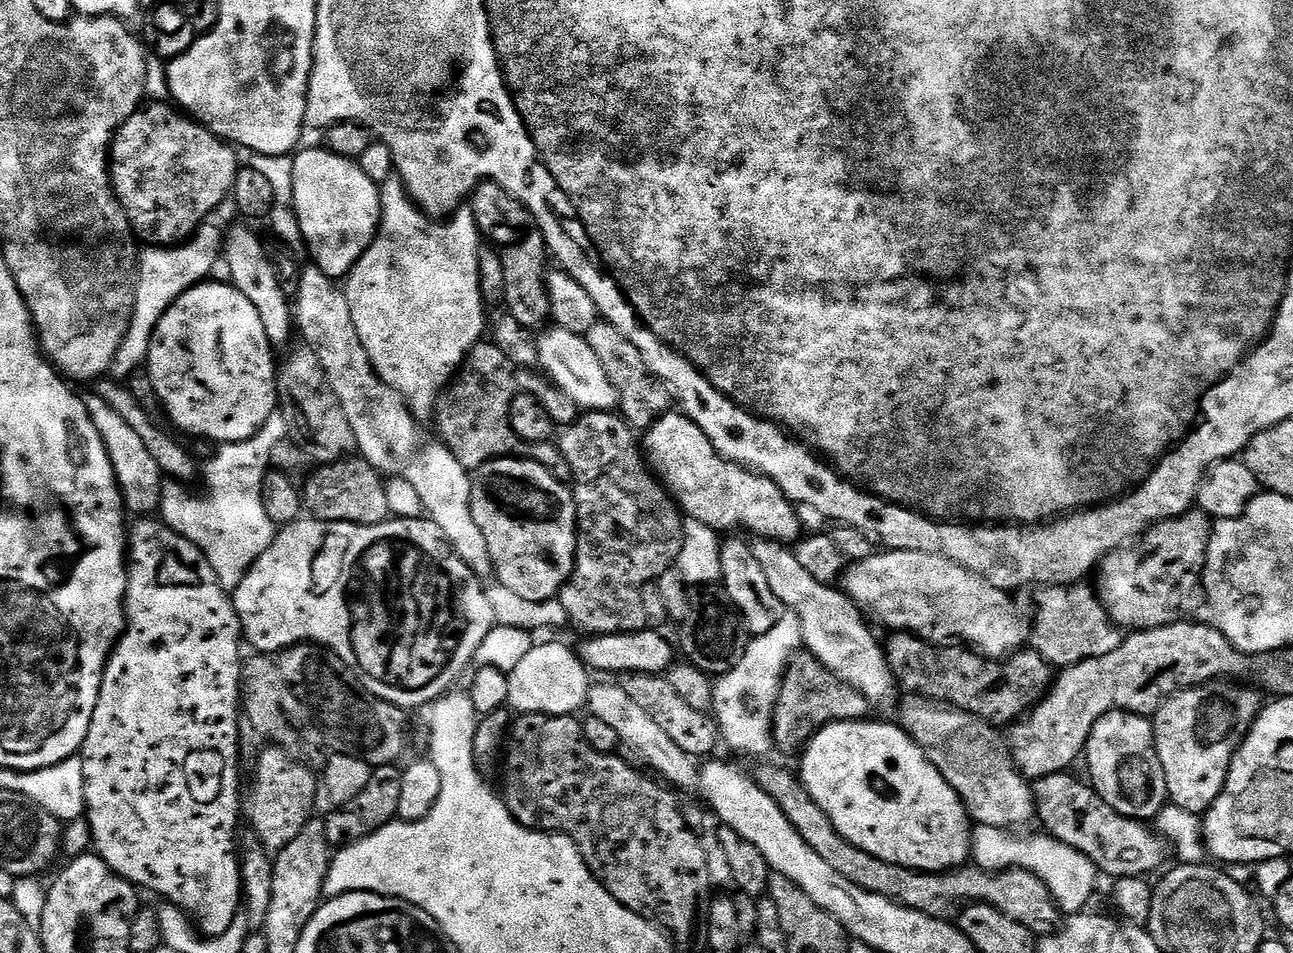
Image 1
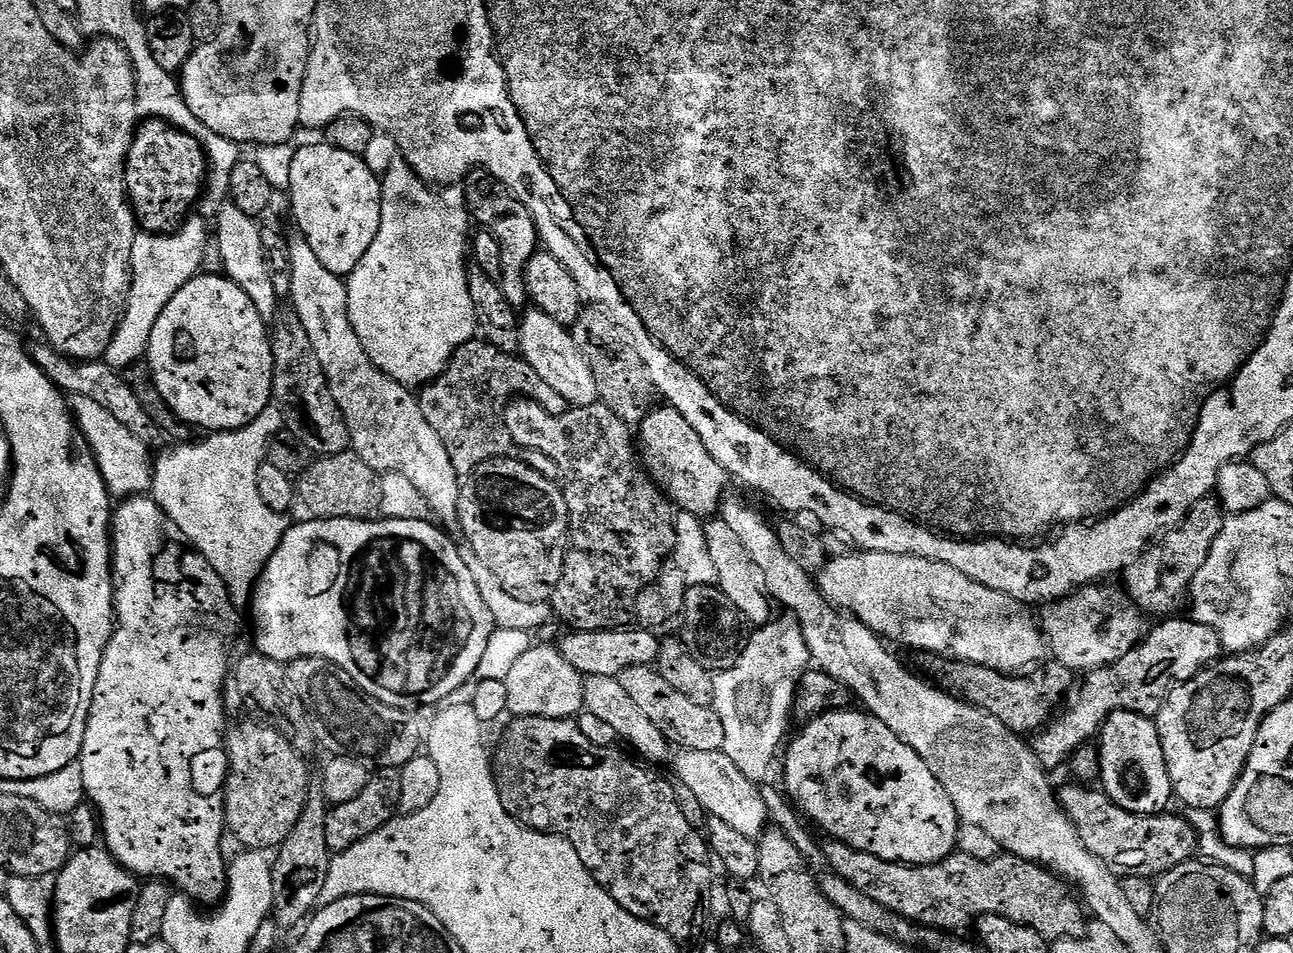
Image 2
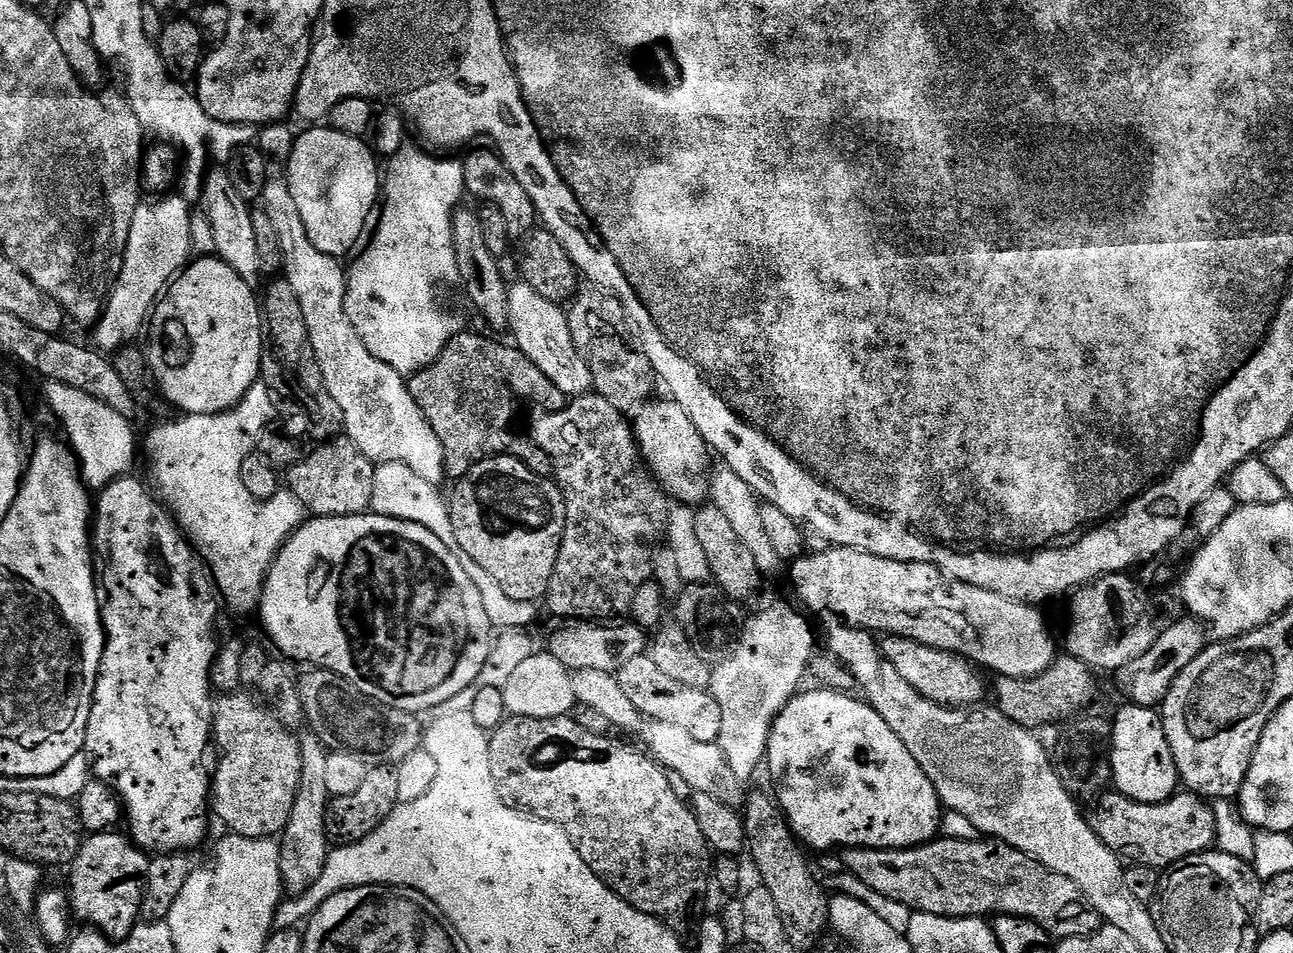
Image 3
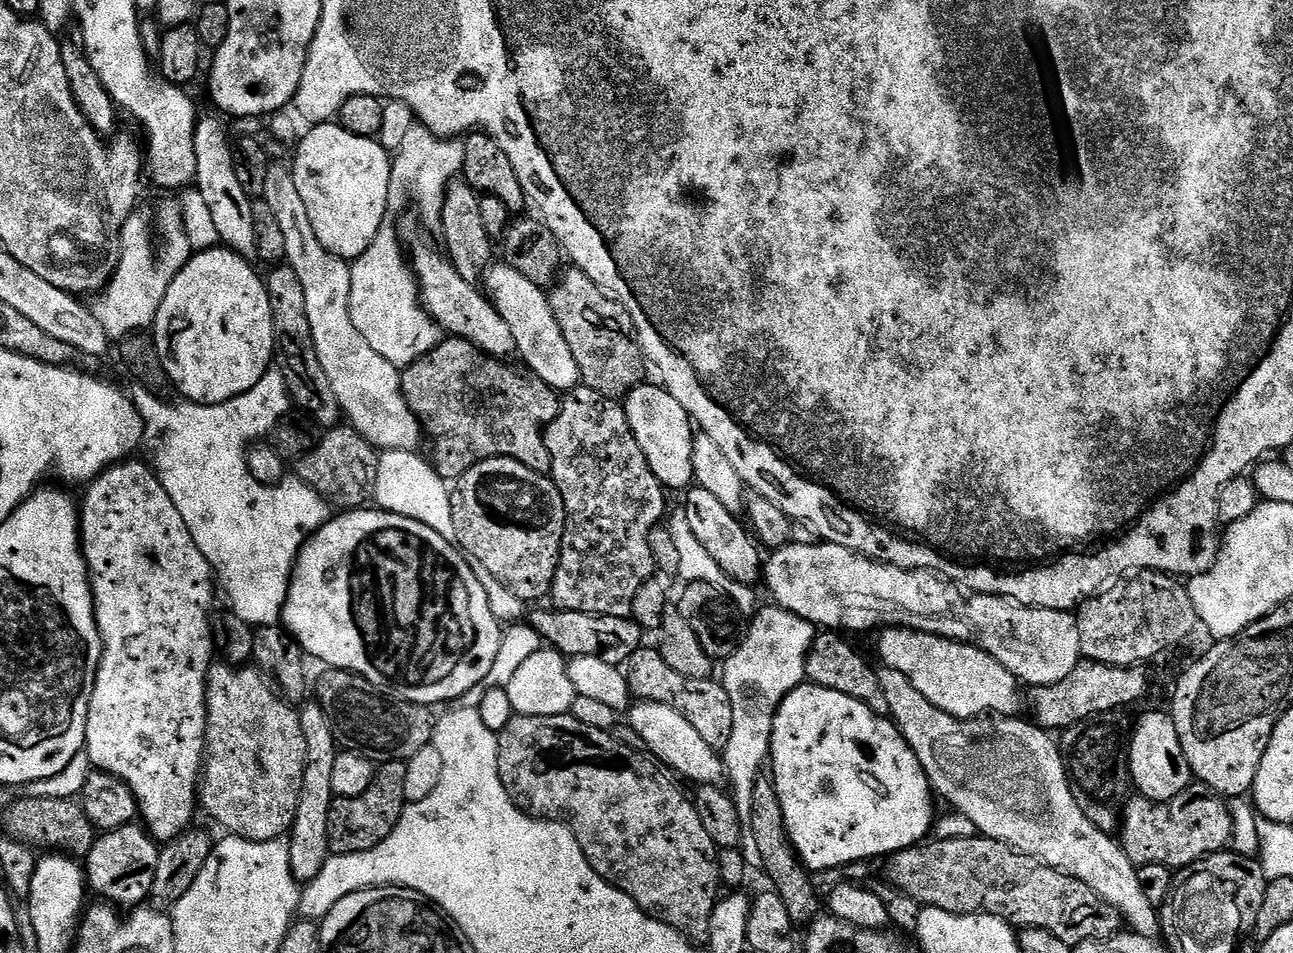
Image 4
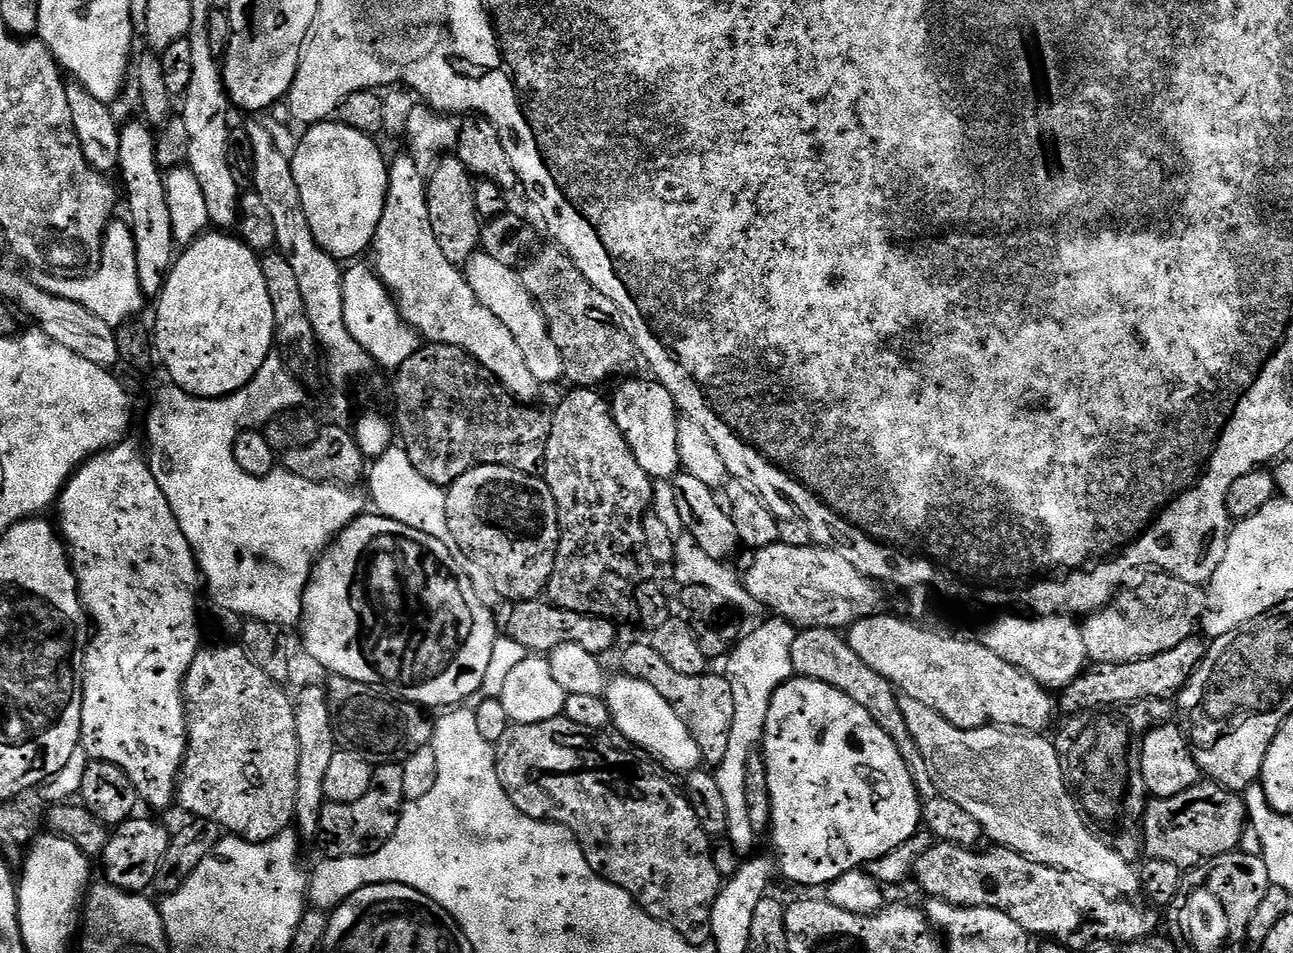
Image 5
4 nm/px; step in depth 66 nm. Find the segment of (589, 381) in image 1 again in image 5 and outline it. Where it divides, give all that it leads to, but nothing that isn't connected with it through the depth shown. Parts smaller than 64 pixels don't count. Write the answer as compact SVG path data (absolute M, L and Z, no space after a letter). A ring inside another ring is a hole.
M482 250L468 261L466 265L466 275L470 290L514 334L514 342L518 342L520 351L519 359L524 360L528 367L528 372L540 384L552 384L564 375L564 359L554 346L554 338L550 338L550 330L546 318L542 314L539 304L526 290L526 286L520 281L520 272L513 265L503 264L495 258L490 258Z

